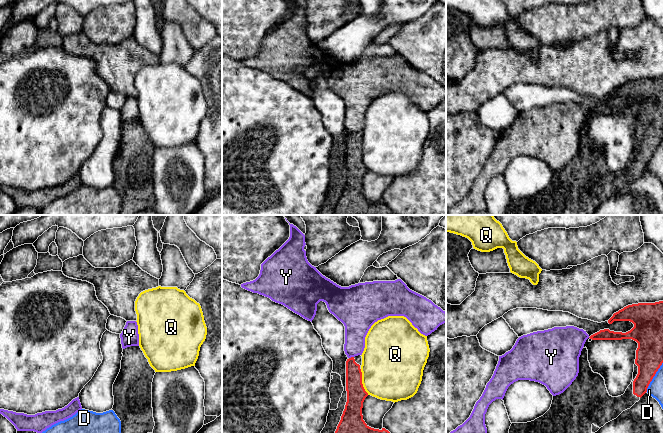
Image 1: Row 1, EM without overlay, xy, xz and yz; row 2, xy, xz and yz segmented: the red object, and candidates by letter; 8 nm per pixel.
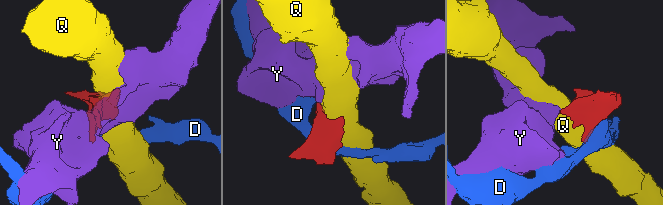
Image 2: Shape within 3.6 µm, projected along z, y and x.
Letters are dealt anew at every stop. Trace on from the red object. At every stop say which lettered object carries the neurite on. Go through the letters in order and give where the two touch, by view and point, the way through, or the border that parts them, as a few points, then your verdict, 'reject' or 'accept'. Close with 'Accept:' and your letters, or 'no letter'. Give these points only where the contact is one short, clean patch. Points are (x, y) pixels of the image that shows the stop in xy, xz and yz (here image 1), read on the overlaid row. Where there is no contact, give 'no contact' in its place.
D: meets red in yz at (653, 376); reject
Q: meets red in xz at (361, 382); reject
Y: meets red in xz at (351, 357); border along xz (353, 356), (349, 358); reject
Accept: no letter

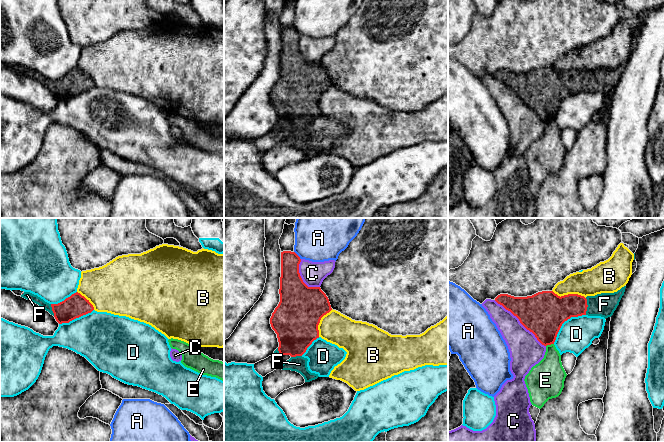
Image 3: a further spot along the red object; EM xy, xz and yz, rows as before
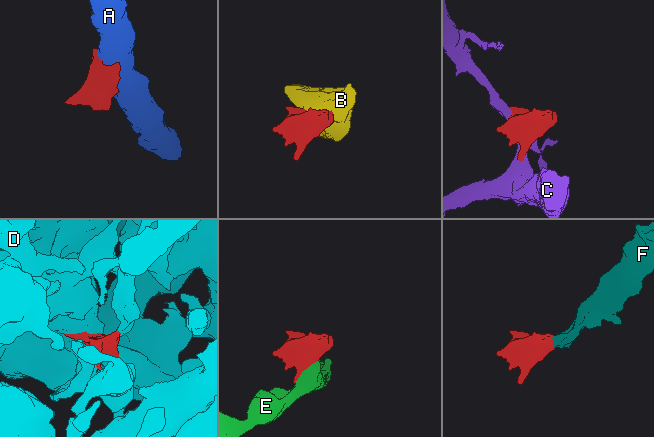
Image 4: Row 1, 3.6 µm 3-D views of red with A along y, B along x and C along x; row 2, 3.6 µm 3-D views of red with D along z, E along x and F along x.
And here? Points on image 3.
A: meets red in xz at (297, 255); reject
B: meets red in yz at (569, 294); reject
C: meets red in yz at (520, 322); reject
D: meets red in yz at (564, 321); reject
E: meets red in yz at (549, 344); reject
F: meets red in yz at (587, 306); accept
Accept: F

